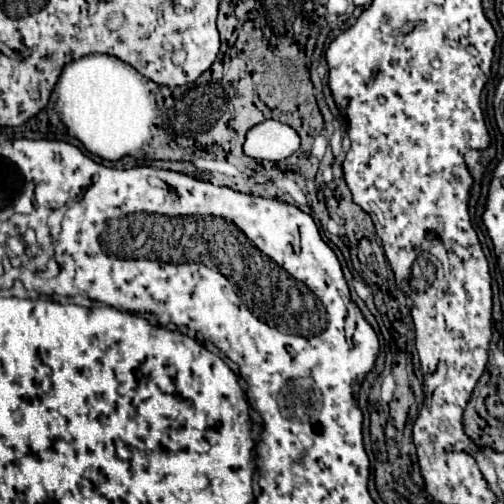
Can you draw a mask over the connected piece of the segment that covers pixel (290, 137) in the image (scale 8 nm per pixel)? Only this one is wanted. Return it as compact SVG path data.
M266 120L246 136L246 154L256 160L284 160L300 150L298 132L278 120Z

